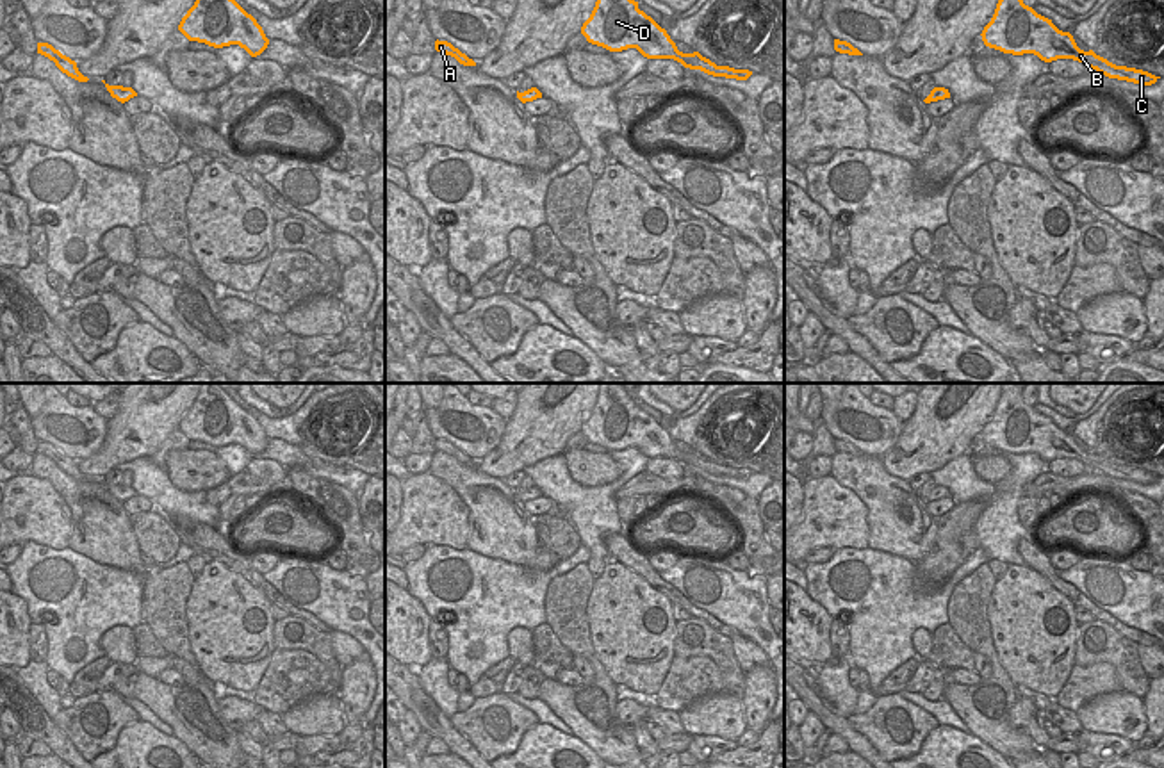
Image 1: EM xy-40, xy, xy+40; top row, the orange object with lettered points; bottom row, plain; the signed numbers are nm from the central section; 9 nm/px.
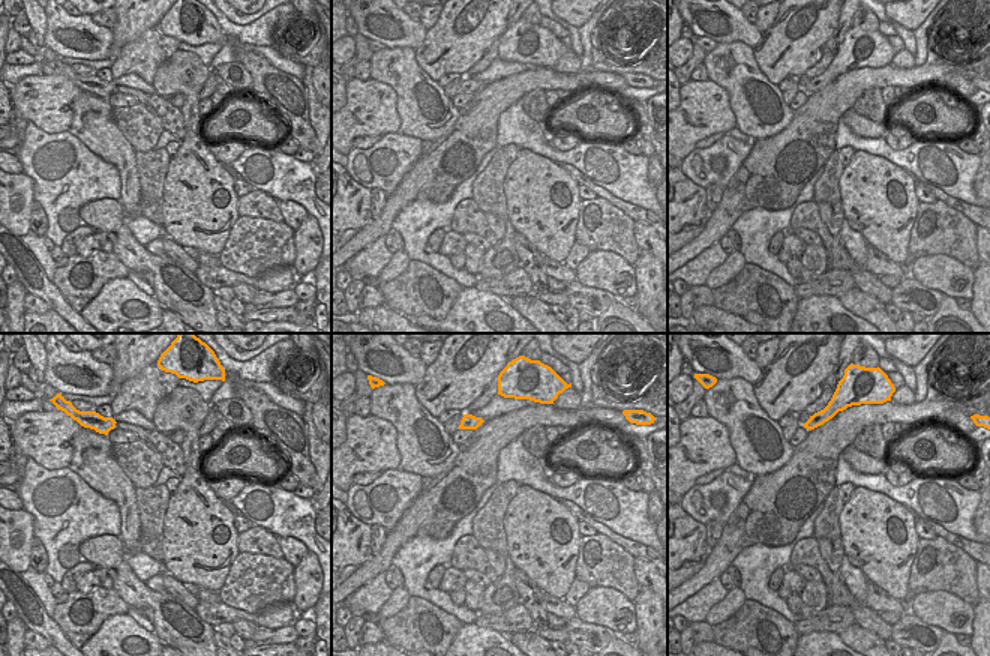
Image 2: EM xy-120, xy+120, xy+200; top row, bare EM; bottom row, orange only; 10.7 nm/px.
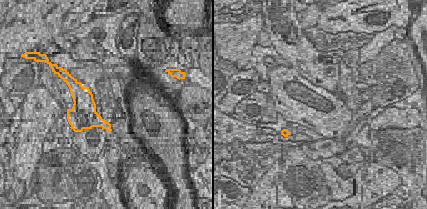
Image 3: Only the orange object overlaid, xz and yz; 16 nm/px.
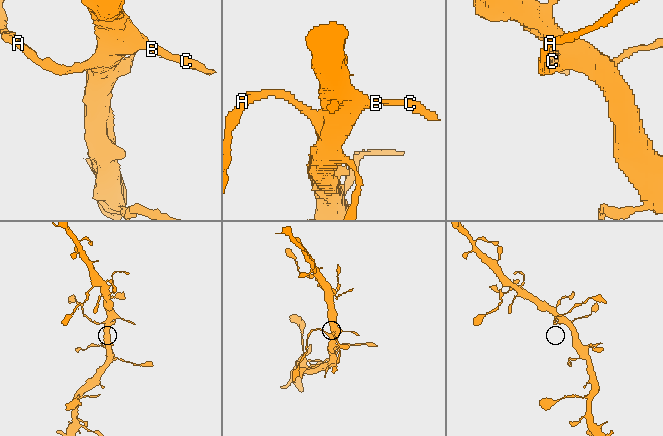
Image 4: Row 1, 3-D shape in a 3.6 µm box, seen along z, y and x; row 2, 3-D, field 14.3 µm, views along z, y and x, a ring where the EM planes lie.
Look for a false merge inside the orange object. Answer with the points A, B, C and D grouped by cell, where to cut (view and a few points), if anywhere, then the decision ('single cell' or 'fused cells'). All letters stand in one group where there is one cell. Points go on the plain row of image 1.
A / B C D | xy+40 (934, 487), (940, 498) | fused cells

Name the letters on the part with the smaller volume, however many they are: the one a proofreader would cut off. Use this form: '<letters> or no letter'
A

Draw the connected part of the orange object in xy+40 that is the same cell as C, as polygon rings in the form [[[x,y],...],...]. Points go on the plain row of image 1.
[[[1002,383],[995,413],[980,435],[986,445],[1004,453],[1034,453],[1045,462],[1073,458],[1109,478],[1139,485],[1152,485],[1160,478],[1143,469],[1116,465],[1093,449],[1080,449],[1070,431],[1059,429],[1052,419],[1023,403],[1016,383]]]

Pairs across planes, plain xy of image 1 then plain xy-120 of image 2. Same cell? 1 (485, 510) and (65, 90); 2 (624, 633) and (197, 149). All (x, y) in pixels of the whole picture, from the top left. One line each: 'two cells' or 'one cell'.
1: two cells
2: one cell

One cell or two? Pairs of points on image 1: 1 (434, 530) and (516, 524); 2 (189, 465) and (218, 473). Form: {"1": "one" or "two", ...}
{"1": "two", "2": "one"}

